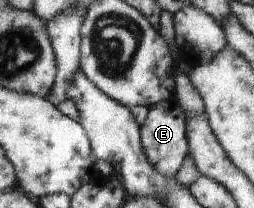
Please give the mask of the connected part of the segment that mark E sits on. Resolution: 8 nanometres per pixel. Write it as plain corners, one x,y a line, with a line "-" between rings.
166,100
148,108
148,116
141,124
141,141
149,162
166,177
178,174
189,156
186,111
177,100

